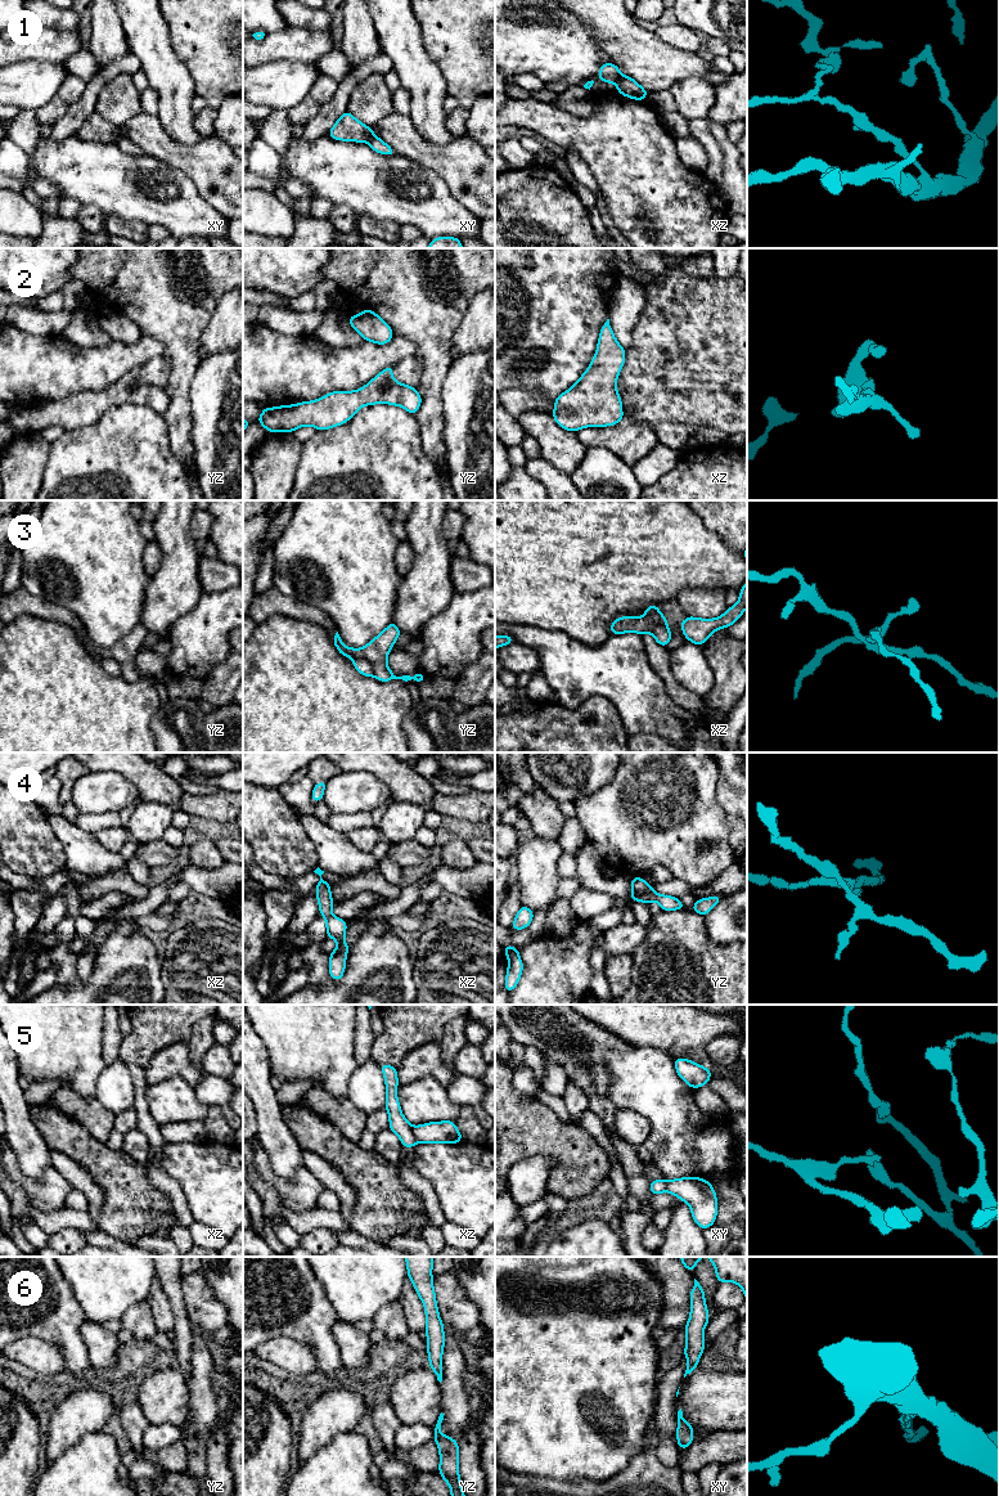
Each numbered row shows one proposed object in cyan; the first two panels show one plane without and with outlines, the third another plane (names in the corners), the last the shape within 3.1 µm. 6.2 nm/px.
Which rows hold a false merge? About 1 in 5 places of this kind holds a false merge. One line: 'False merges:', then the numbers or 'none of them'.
False merges: 1, 3, 5

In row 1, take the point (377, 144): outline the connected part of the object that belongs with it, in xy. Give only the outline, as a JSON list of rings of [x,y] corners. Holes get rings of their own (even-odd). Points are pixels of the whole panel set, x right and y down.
[[[374,134],[369,138],[369,140],[366,143],[377,153],[382,153],[382,154],[387,154],[387,156],[395,156],[396,154],[396,152],[391,147],[388,147],[382,139],[375,136]]]

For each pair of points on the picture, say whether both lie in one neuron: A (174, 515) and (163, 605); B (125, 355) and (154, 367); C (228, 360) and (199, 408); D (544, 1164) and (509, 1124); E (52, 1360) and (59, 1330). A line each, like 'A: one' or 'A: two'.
A: one
B: two
C: one
D: two
E: two

